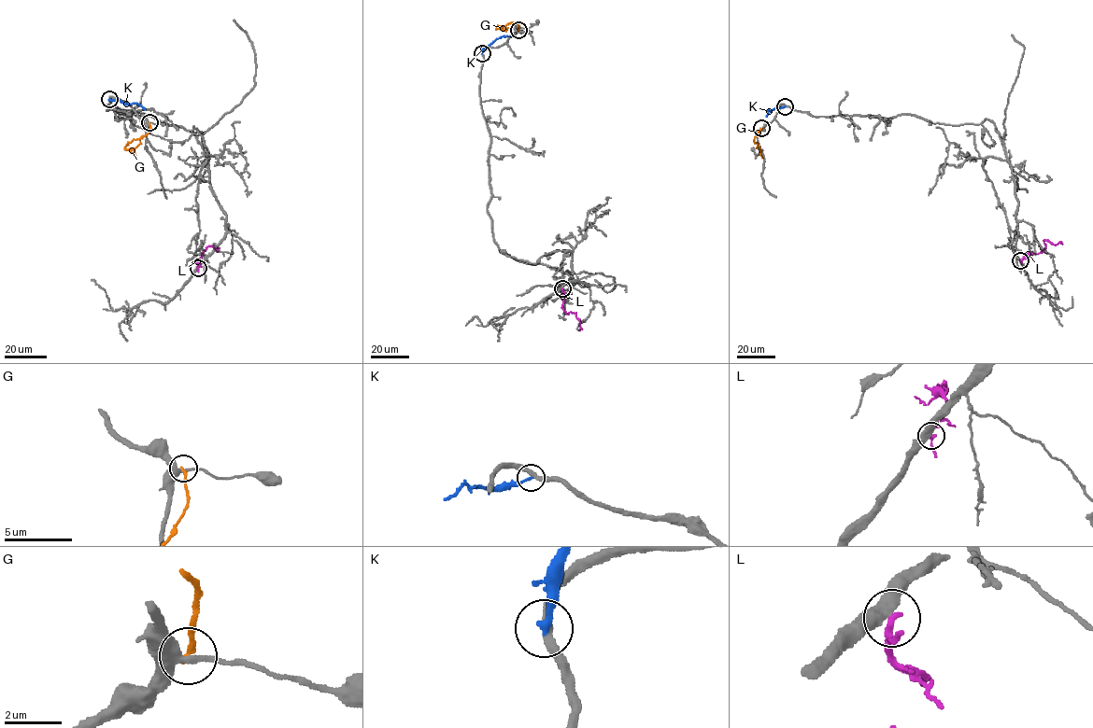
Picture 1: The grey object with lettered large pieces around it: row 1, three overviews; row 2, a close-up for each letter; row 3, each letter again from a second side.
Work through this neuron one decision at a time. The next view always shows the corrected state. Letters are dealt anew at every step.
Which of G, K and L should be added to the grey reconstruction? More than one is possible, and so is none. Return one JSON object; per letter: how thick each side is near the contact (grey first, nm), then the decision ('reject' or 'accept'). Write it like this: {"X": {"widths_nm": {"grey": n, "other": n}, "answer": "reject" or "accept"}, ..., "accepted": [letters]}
{"G": {"widths_nm": {"grey": 320, "other": 200}, "answer": "reject"}, "K": {"widths_nm": {"grey": 320, "other": 220}, "answer": "reject"}, "L": {"widths_nm": {"grey": 400, "other": 180}, "answer": "reject"}, "accepted": []}

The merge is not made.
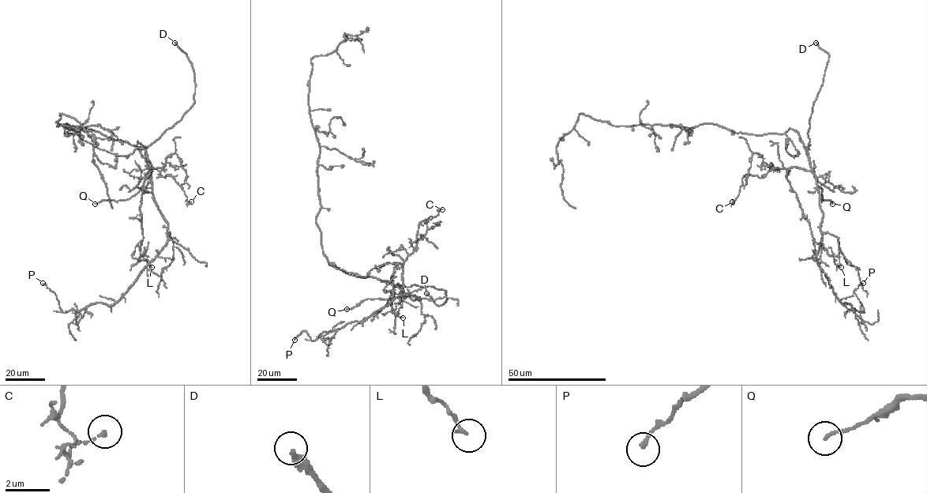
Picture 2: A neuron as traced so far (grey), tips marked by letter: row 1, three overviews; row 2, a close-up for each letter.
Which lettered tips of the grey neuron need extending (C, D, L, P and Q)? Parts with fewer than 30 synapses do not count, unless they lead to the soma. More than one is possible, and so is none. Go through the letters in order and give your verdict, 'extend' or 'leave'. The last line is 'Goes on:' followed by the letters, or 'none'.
C: leave
D: extend
L: leave
P: leave
Q: leave
Goes on: D

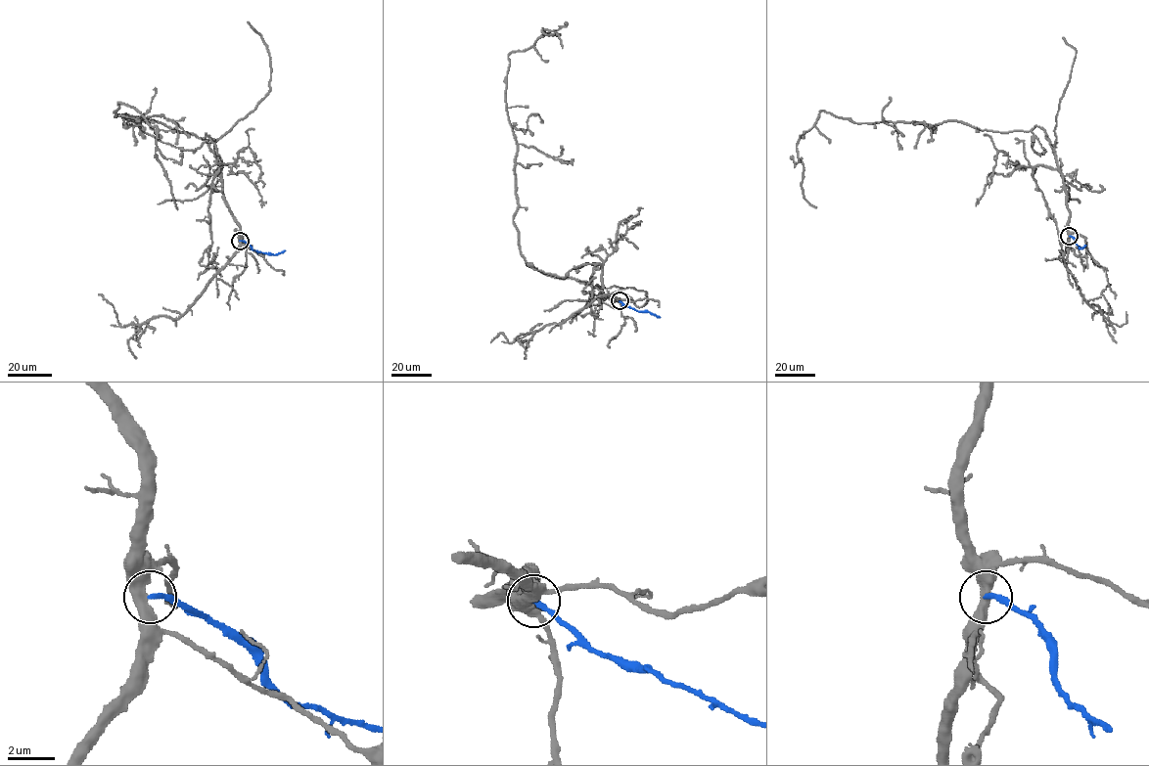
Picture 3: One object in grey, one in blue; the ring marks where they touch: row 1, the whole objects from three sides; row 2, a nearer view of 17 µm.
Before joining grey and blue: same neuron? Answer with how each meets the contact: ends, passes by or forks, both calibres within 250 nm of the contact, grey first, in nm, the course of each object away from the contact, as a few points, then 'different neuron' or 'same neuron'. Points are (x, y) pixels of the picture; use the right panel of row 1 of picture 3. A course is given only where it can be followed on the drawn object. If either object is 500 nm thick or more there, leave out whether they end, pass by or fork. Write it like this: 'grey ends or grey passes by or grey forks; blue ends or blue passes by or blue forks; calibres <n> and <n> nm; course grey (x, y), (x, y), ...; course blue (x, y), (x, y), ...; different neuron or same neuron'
grey passes by; blue ends; calibres 480 and 220 nm; course grey (1069, 236), (1063, 175), (1038, 126), (856, 123), (822, 111), (797, 146), (803, 193), (816, 207); course blue (1069, 236), (1080, 248), (1085, 246); different neuron

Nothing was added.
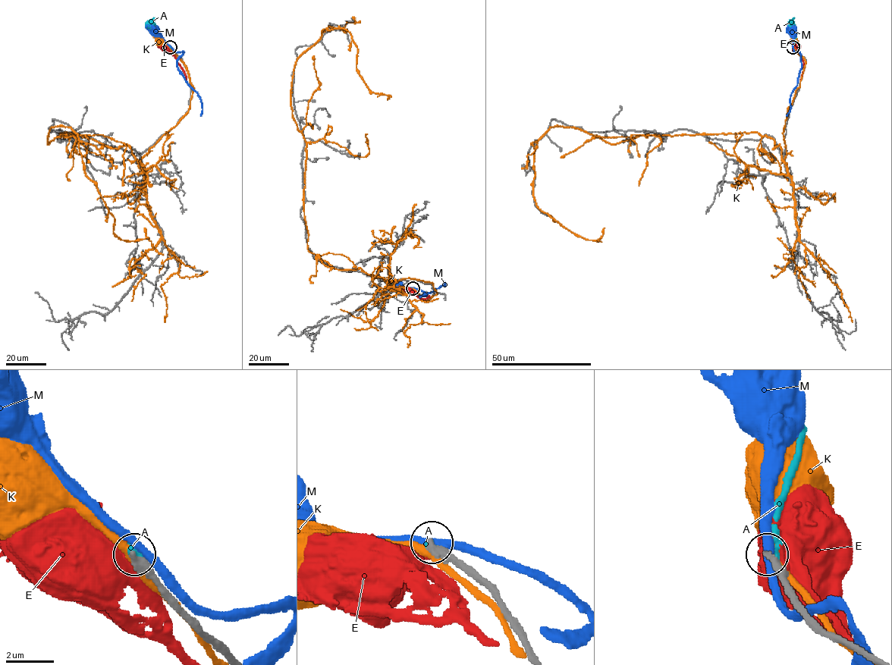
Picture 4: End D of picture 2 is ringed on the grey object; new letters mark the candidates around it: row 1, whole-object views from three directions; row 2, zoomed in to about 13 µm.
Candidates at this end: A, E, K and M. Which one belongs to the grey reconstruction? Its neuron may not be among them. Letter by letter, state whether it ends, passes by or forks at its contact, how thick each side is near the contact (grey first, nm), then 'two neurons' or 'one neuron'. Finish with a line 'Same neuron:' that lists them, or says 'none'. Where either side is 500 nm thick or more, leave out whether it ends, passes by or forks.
A: it ends; calibres 400 and 300 nm; one neuron
E: it ends; calibres 440 and 220 nm; two neurons
K: it passes by; calibres 440 and 300 nm; two neurons
M: it passes by; calibres 420 and 340 nm; two neurons
Same neuron: A

